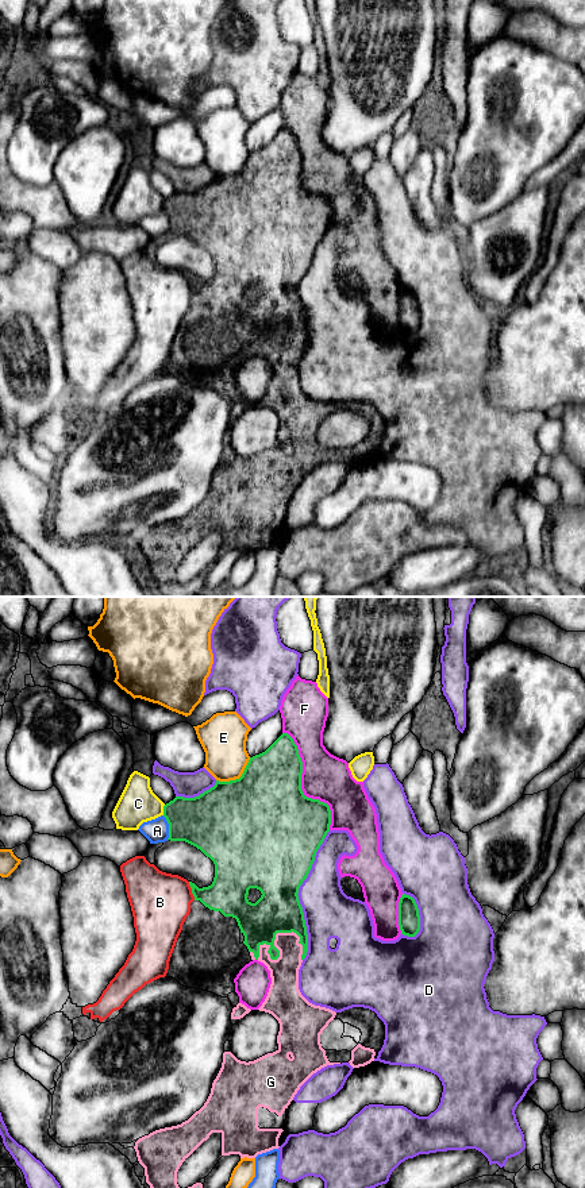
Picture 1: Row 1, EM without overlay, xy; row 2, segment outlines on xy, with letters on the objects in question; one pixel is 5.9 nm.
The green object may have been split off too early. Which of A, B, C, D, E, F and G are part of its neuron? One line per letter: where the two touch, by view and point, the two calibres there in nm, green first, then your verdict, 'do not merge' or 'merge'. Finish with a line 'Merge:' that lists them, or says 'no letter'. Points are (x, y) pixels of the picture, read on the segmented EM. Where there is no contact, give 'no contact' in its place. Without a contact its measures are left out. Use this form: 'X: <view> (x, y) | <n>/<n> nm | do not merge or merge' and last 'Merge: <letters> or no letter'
A: xy (169, 828) | 340/140 nm | do not merge
B: xy (192, 891) | 220/360 nm | do not merge
C: xy (164, 810) | 320/220 nm | do not merge
D: xy (297, 895) | 400/300 nm | do not merge
E: xy (237, 779) | 500/260 nm | do not merge
F: xy (300, 786) | 480/280 nm | do not merge
G: xy (278, 953) | 260/190 nm | merge
Merge: G

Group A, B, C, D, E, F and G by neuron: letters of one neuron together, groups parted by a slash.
A / B / C / D / E / F / G

